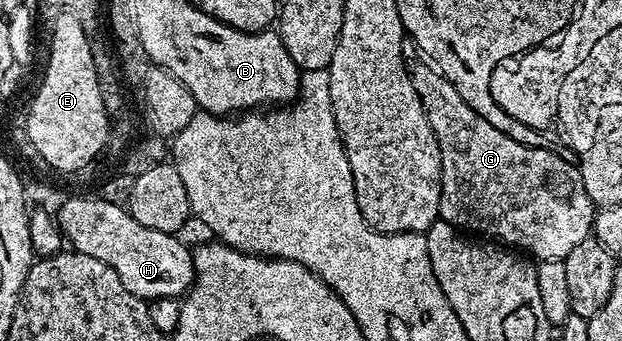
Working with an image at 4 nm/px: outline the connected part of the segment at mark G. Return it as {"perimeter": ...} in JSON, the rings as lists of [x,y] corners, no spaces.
{"perimeter":[[[414,66],[411,74],[415,93],[419,93],[419,101],[423,101],[427,121],[431,121],[431,129],[435,129],[441,150],[440,218],[458,229],[480,233],[510,248],[520,249],[537,261],[568,259],[575,245],[590,238],[595,218],[595,204],[583,185],[580,166],[576,162],[568,163],[563,156],[545,147],[528,147],[520,143],[508,130],[500,131],[493,119],[479,117],[479,113],[475,113],[475,109],[471,109],[471,105],[459,97],[459,89],[455,89],[455,85],[451,85],[451,81],[447,81],[436,66],[428,66]]]}

